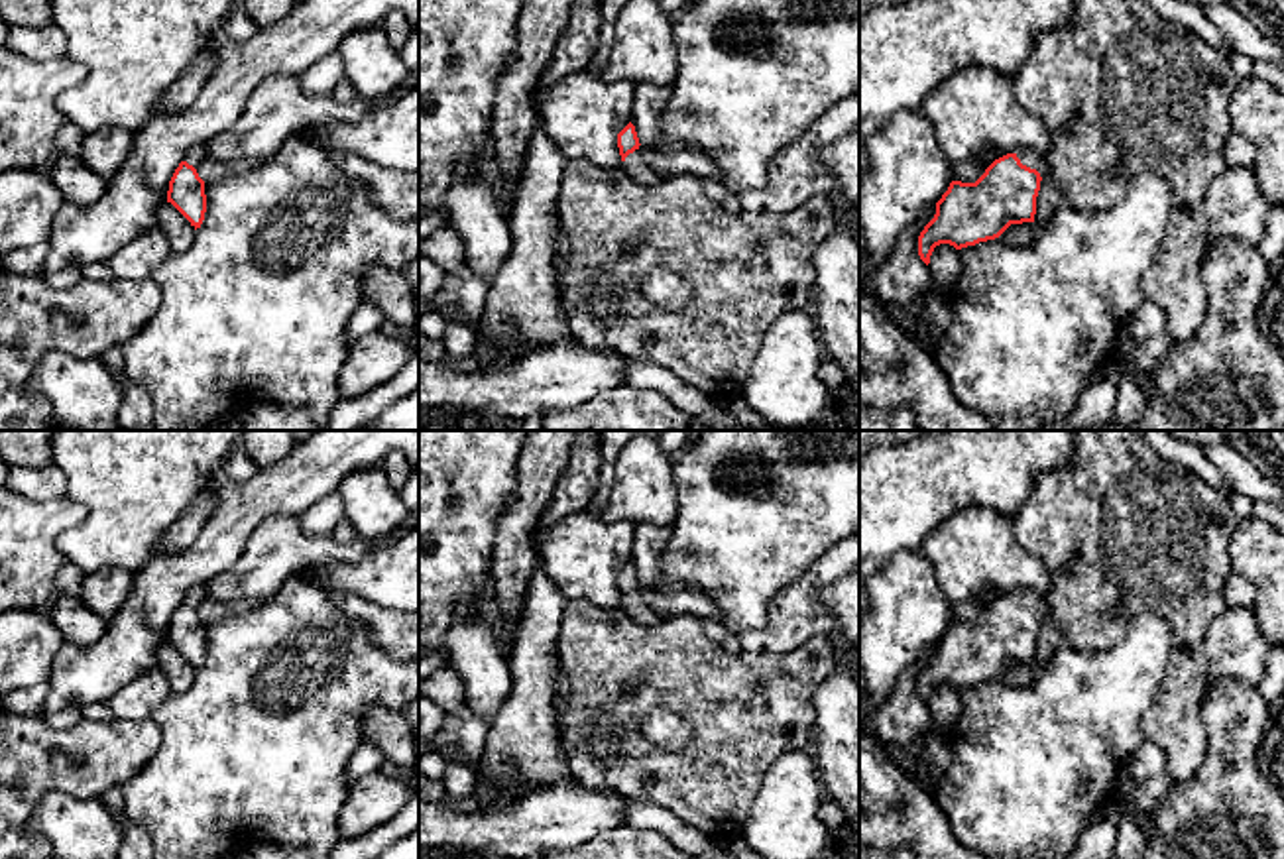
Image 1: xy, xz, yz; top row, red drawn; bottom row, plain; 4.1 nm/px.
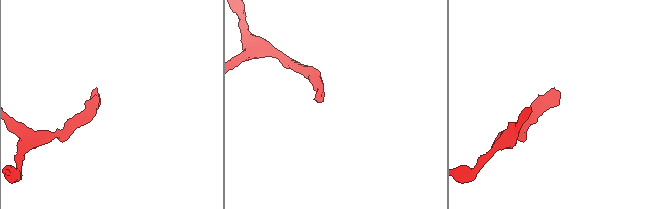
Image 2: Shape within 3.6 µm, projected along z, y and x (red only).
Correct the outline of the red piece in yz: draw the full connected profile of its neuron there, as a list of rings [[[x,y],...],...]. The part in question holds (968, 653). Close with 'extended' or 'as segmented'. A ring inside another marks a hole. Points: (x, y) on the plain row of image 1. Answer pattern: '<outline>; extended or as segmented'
[[[1019,590],[995,600],[975,623],[952,621],[918,676],[920,700],[928,706],[940,684],[962,690],[999,678],[1011,664],[1034,662],[1046,615],[1046,594]]]; extended

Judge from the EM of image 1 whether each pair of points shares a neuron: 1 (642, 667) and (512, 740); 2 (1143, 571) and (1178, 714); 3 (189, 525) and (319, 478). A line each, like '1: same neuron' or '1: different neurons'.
1: different neurons
2: same neuron
3: different neurons

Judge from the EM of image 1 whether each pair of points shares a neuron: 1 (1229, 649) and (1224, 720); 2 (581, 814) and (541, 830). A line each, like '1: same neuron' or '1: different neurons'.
1: different neurons
2: same neuron

